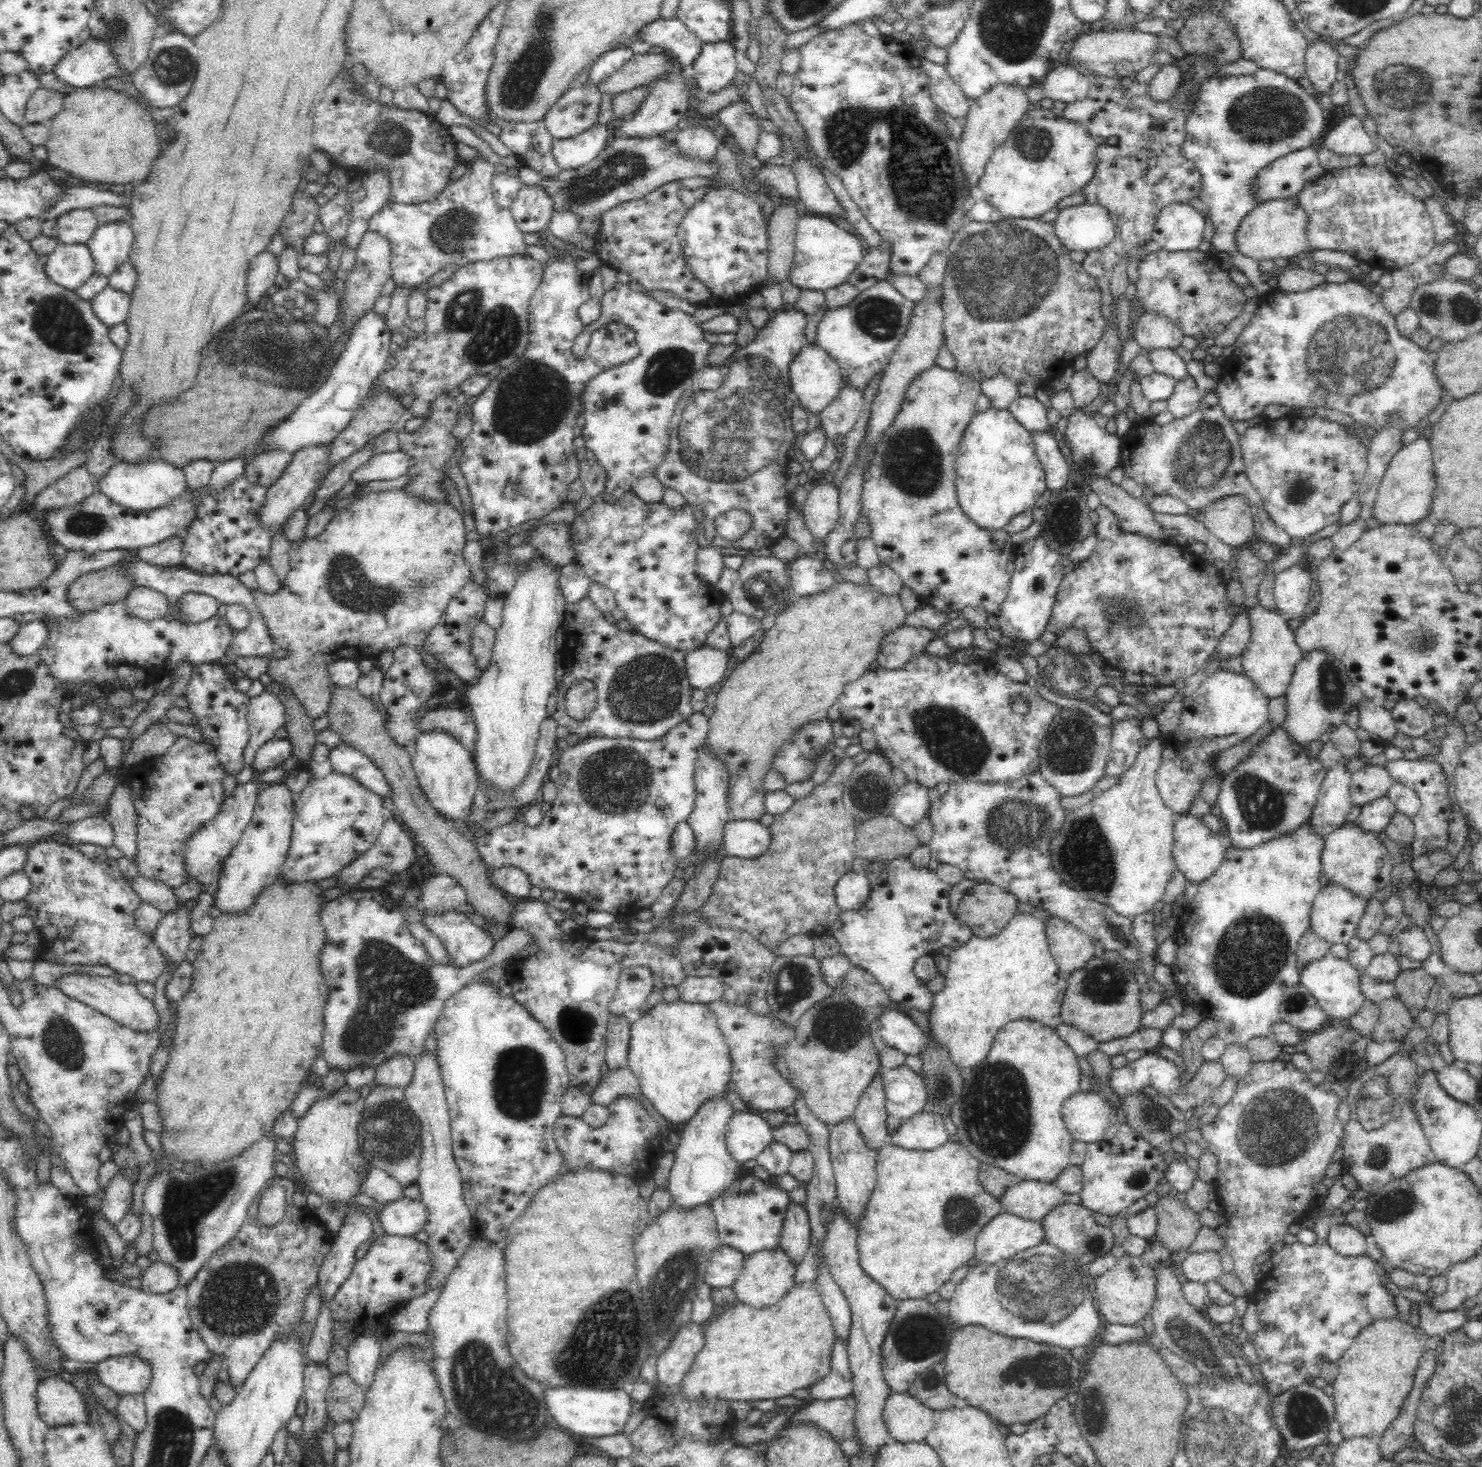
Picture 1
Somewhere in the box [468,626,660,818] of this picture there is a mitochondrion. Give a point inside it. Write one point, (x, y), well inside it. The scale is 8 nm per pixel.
(614, 780)

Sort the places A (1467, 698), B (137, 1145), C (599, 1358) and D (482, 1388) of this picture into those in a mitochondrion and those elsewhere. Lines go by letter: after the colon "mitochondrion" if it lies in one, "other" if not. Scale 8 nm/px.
A: other
B: other
C: mitochondrion
D: mitochondrion

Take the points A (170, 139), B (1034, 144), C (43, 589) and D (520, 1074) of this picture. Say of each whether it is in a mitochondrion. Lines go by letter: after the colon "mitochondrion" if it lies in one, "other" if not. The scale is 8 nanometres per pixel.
A: other
B: mitochondrion
C: other
D: mitochondrion

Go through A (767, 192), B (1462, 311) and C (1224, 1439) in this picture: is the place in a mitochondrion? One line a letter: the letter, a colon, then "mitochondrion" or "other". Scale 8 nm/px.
A: other
B: mitochondrion
C: mitochondrion

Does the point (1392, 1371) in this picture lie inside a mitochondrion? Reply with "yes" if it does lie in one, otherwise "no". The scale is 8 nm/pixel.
no

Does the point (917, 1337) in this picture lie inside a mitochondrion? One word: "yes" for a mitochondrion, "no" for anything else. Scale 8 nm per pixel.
yes

